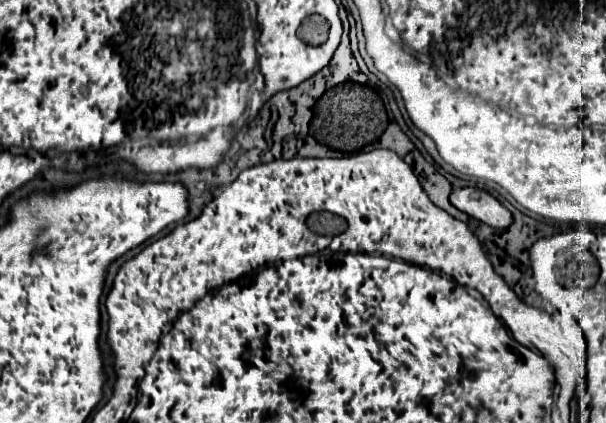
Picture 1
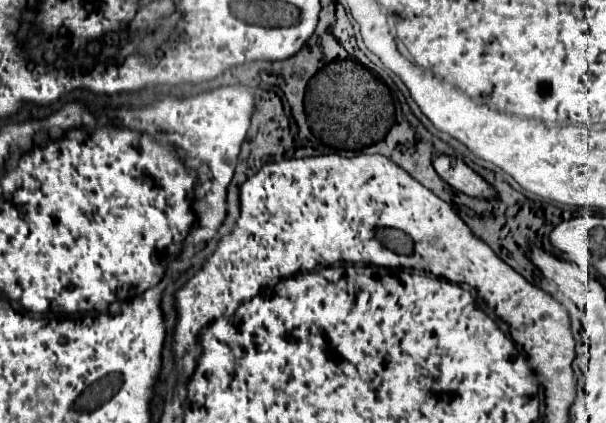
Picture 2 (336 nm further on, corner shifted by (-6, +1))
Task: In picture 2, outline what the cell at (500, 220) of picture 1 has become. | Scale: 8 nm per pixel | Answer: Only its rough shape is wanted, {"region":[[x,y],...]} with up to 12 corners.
{"region":[[438,154],[432,164],[452,188],[494,198],[494,188],[464,160]]}

